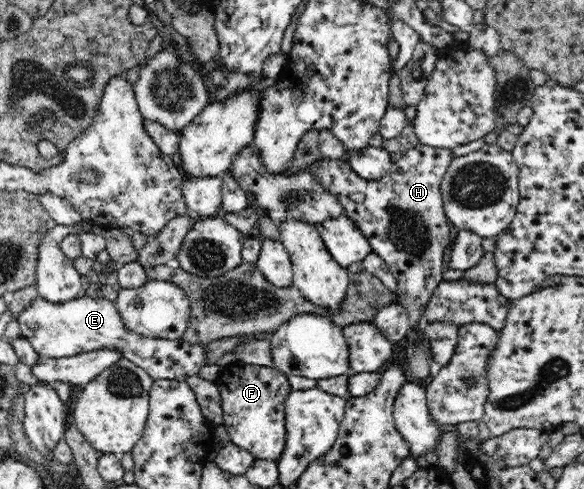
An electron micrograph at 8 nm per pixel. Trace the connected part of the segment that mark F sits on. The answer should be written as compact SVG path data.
M238 360L236 363L222 368L215 383L220 389L224 412L222 425L227 429L229 441L250 452L255 459L278 461L286 446L285 400L292 391L292 387L288 383L288 375L274 367L246 364Z

